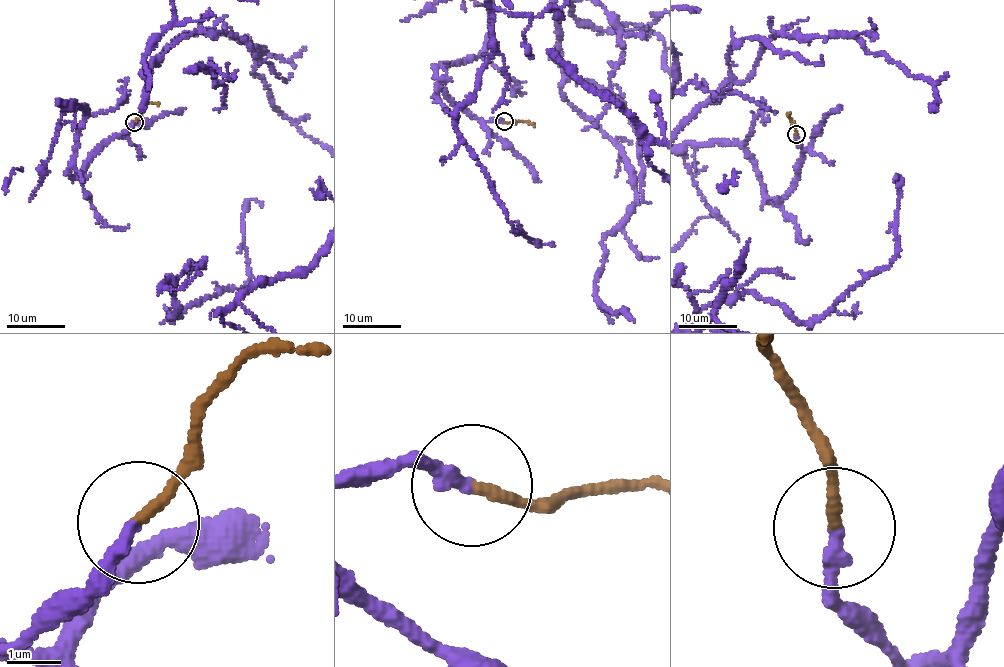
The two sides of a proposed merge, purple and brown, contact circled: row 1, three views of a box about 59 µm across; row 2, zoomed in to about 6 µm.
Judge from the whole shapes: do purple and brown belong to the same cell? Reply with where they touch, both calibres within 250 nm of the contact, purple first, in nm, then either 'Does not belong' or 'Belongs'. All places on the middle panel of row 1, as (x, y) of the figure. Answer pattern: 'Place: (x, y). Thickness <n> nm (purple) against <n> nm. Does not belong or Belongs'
Place: (504, 121). Thickness 260 nm (purple) against 220 nm. Belongs

